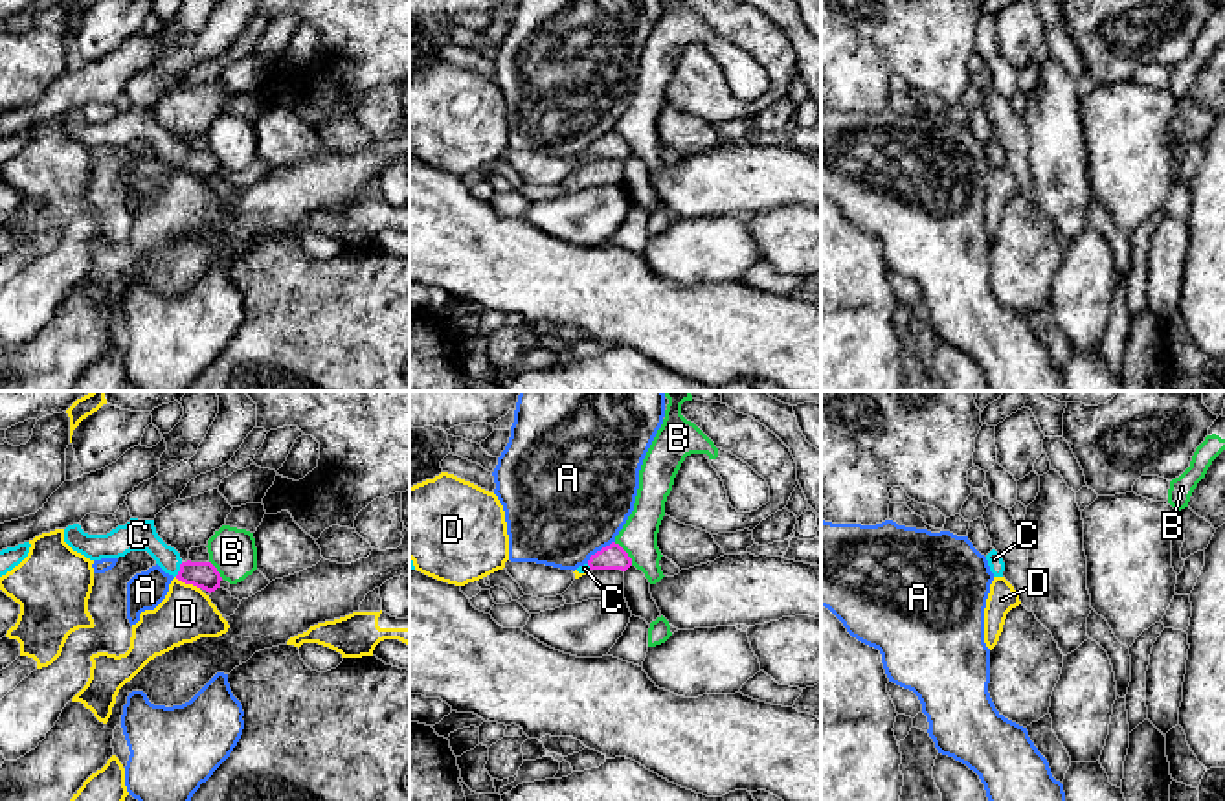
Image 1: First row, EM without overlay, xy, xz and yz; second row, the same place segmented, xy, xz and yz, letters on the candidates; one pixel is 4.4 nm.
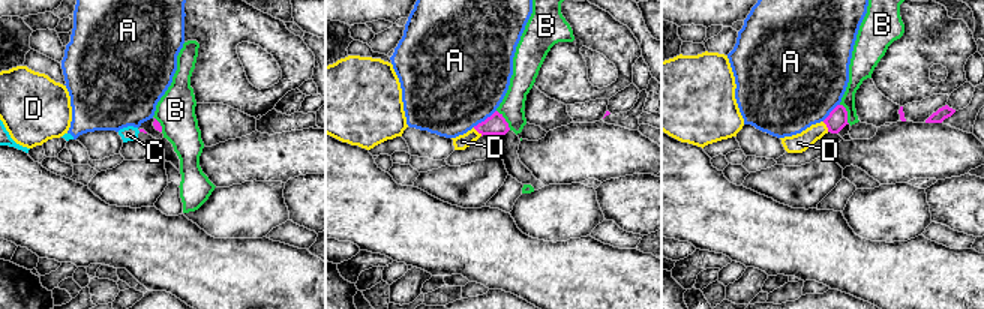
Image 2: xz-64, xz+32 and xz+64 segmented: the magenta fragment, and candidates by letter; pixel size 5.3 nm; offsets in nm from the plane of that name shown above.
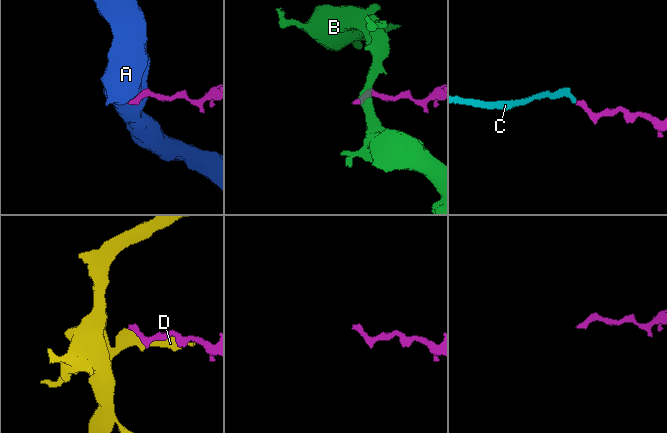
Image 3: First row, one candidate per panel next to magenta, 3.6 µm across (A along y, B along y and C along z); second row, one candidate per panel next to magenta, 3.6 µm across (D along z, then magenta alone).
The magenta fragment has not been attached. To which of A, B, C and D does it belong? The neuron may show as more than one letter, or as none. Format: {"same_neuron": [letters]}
{"same_neuron": ["C"]}

